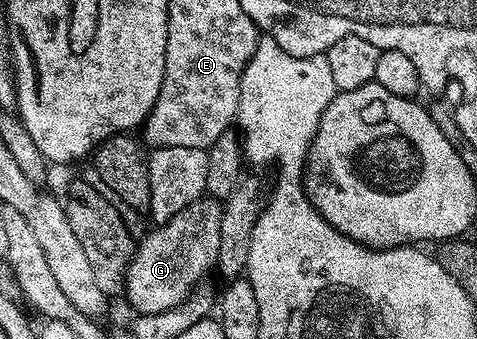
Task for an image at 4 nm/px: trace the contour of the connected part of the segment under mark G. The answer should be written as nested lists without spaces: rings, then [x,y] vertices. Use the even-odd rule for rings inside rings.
[[[200,198],[185,206],[169,222],[152,227],[152,232],[138,241],[127,266],[125,297],[136,313],[148,316],[182,304],[196,287],[204,283],[207,271],[216,267],[221,246],[221,216],[224,205],[215,198]]]

